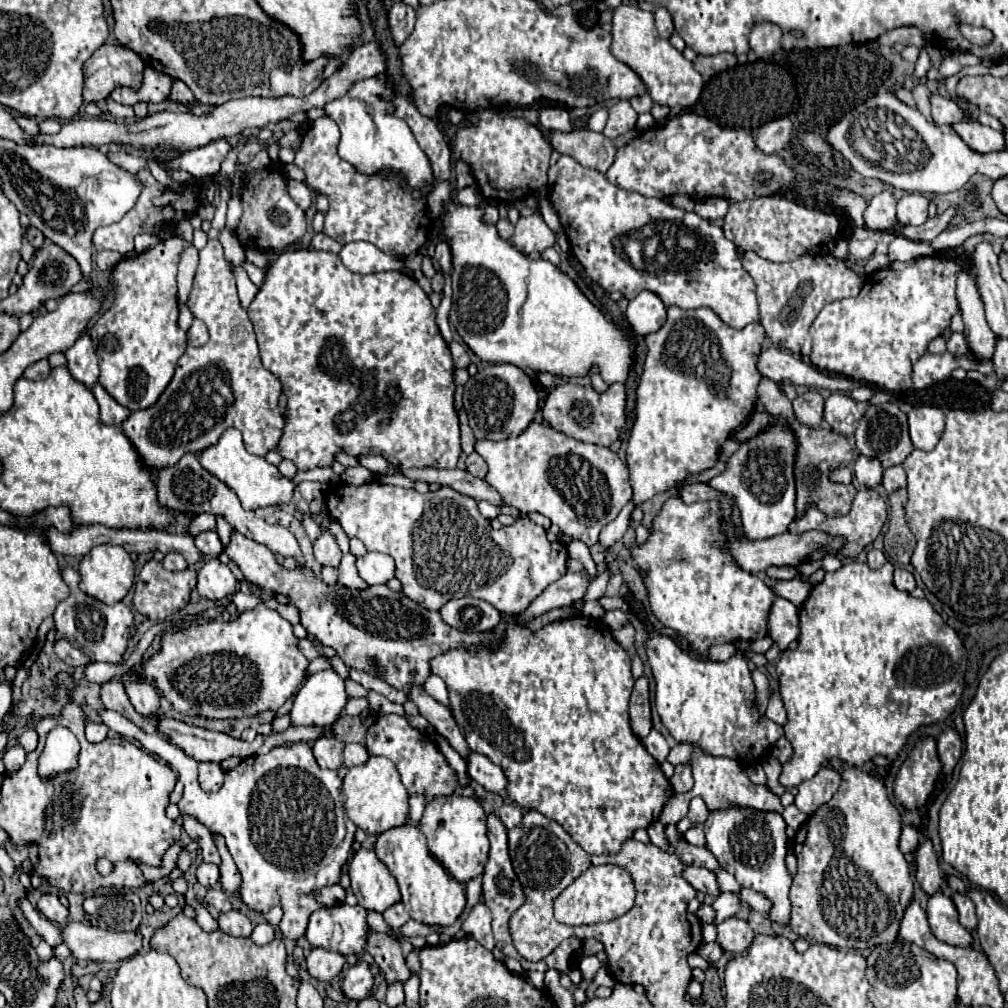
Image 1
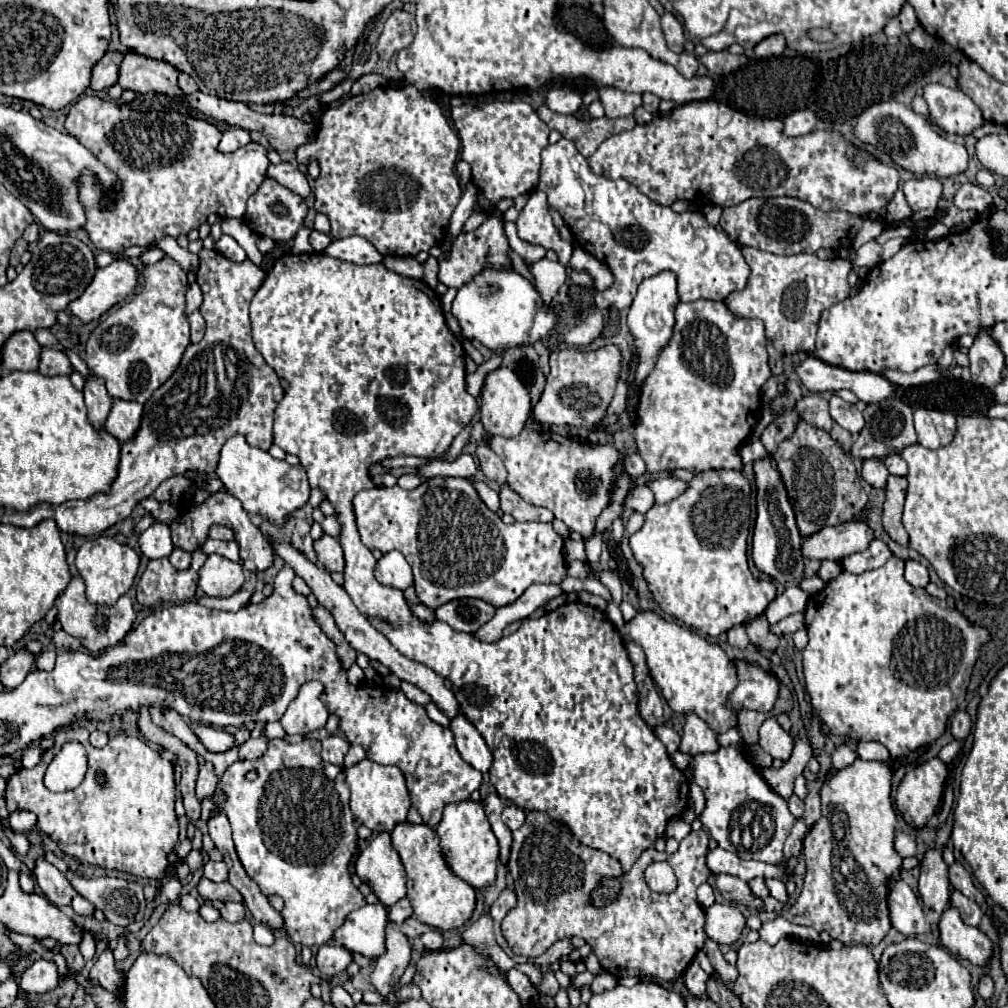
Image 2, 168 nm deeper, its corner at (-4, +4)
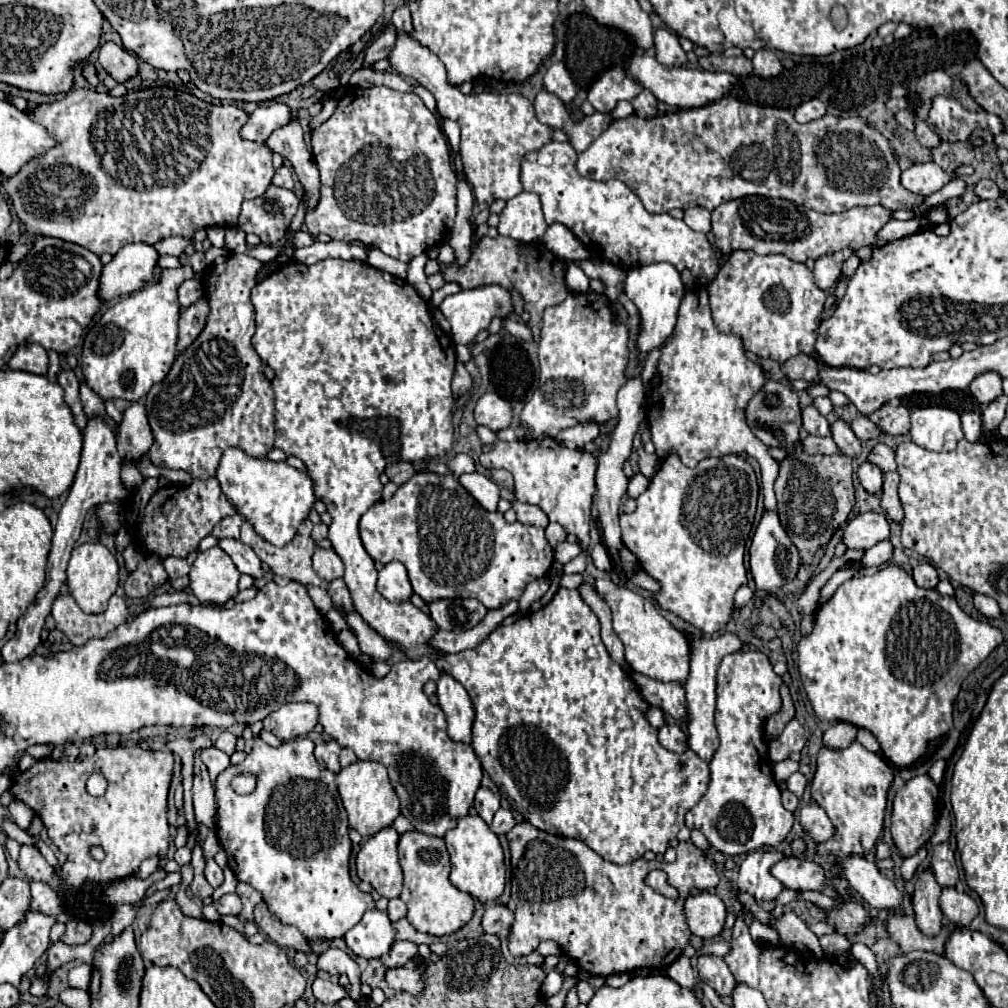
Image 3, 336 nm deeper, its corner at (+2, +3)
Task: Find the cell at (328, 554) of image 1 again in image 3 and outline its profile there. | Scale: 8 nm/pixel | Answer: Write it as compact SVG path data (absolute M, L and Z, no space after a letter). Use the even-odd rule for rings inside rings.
M318 547L314 557L314 571L324 579L324 581L334 581L344 575L344 565L342 559L336 555L334 549L322 549Z

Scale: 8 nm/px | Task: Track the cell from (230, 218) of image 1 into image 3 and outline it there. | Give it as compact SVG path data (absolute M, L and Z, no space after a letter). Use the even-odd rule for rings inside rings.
M84 87L84 89L68 91L64 97L60 97L52 105L40 105L36 109L36 113L28 113L28 115L34 121L38 121L40 125L44 125L46 131L50 131L50 135L58 141L58 147L50 149L42 157L32 159L28 165L24 165L20 169L18 175L14 175L10 179L2 179L4 189L6 189L6 193L8 193L10 201L12 201L12 211L20 219L20 223L24 225L24 229L28 233L58 237L58 239L82 245L82 247L90 249L96 255L100 255L100 253L114 255L120 249L120 245L128 245L128 243L150 243L152 245L152 243L156 243L156 241L160 241L164 237L172 237L172 235L192 239L192 235L198 229L204 229L204 227L210 227L210 225L236 227L242 201L260 197L268 189L268 185L272 183L272 177L274 177L272 151L264 143L244 141L238 135L240 127L248 119L248 115L242 109L238 109L234 105L210 105L210 103L204 103L204 101L196 99L194 95L188 95L188 93L182 93L182 91L174 91L174 89L144 89L144 91L132 91L132 93L128 93L124 97L112 97L112 95L96 93L96 91Z

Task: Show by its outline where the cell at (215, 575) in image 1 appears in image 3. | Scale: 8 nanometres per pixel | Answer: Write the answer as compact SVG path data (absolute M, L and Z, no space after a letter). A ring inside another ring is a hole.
M220 549L202 551L190 571L190 591L200 603L226 603L238 593L240 571Z

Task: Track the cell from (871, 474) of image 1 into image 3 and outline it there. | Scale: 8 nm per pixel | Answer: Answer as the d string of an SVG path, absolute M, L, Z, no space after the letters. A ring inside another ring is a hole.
M862 463L860 465L858 479L860 479L860 485L868 493L880 493L882 491L882 471L878 467L874 467L872 463Z

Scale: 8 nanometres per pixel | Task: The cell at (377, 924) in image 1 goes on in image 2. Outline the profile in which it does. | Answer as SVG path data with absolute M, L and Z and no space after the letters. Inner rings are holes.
M388 924L388 934L386 934L386 954L376 958L376 966L372 972L372 984L374 988L386 998L390 988L392 988L392 978L394 982L404 974L406 966L410 964L410 952L412 946L408 938L396 930L392 924Z

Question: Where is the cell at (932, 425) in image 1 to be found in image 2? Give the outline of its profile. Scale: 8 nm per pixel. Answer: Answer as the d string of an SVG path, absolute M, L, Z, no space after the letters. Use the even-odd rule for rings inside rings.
M914 410L914 424L918 442L930 450L948 446L956 434L956 416L940 410Z

